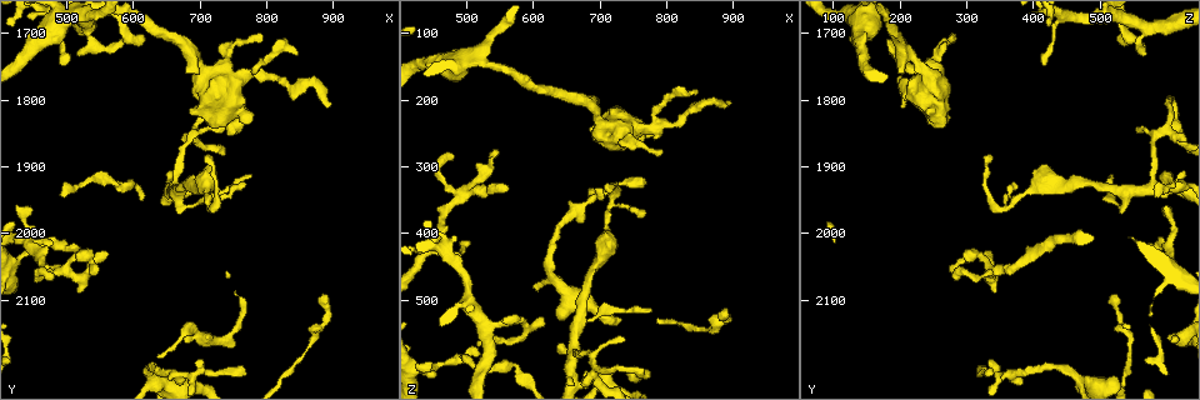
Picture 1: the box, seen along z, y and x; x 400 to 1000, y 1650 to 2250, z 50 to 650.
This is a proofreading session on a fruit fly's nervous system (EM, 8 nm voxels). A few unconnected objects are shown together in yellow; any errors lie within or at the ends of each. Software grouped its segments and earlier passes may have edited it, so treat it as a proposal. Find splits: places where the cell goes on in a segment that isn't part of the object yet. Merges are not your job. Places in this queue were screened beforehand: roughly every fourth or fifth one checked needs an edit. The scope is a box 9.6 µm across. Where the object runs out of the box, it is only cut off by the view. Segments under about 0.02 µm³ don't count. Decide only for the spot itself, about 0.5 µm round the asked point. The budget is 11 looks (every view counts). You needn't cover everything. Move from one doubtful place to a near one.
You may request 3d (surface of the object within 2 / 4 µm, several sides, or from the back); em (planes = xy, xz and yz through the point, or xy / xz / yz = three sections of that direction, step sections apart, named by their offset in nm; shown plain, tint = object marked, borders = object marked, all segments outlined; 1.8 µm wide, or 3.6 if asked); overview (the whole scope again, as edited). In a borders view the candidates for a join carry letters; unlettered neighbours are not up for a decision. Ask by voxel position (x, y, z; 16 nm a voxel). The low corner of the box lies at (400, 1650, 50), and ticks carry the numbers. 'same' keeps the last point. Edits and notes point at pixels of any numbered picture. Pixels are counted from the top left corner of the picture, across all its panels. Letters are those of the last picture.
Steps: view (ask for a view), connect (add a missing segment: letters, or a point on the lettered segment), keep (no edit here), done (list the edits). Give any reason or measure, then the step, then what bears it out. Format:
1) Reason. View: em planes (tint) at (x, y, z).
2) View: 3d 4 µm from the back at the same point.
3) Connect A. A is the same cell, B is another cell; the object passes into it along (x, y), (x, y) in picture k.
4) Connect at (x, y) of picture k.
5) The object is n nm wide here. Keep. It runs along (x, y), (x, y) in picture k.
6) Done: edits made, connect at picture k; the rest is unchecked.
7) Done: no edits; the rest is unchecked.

Thin end. View: 3d 2 µm at (445, 1960, 590).

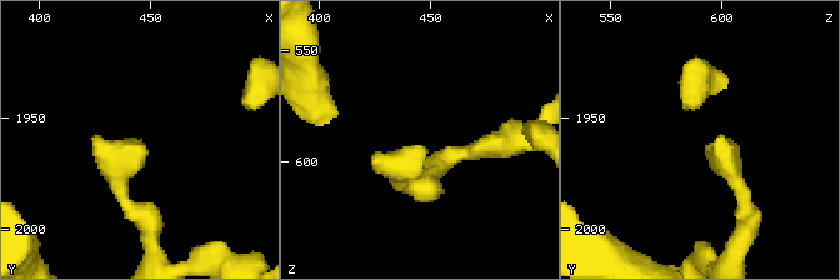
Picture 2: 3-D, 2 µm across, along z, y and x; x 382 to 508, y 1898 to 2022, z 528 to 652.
View: em planes (plain) at (444, 1963, 592).

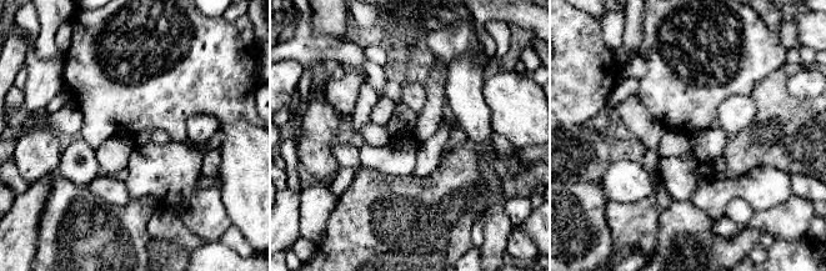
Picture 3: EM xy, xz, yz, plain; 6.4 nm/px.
What lies round it. View: em planes (borders) at the same point.

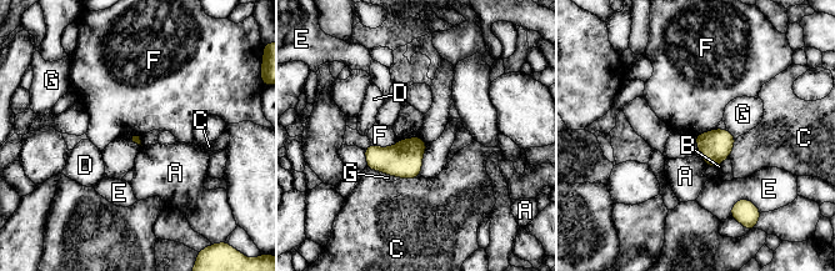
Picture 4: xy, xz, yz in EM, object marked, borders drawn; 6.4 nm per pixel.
Keep. A, B, C, D, E, F and G are other cells; a border runs along (400, 140), (389, 146), (371, 145) in picture 4; none of them fits.

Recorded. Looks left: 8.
Branch stops here. View: em xy step 16 (borders) at (680, 2165, 605).

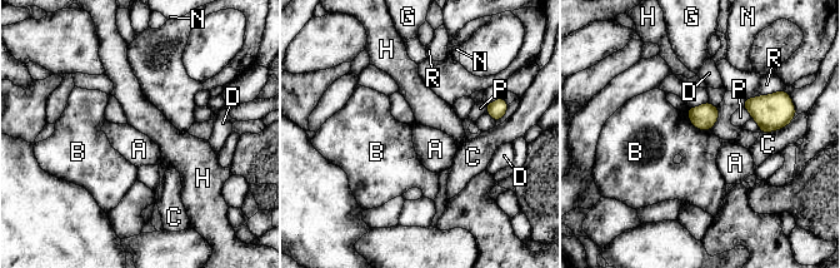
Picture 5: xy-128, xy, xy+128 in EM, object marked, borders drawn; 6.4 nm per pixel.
View: em planes (borders) at the same point.

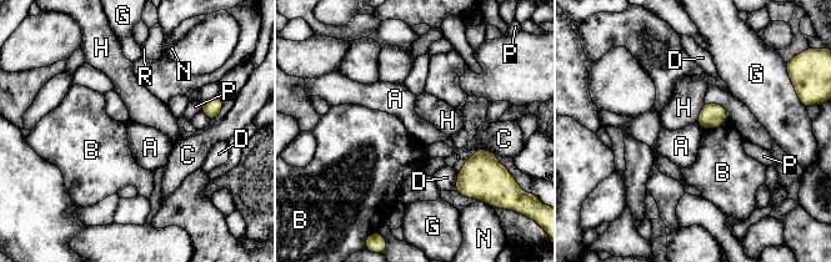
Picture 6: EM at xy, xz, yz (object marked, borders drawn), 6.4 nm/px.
Keep. A, B, C, D, G, H, N, P and R are other cells; a border runs along (697, 122), (704, 129) in picture 6; none of them fits.

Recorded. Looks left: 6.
Thin end. View: em xz step 8 (borders) at (770, 2205, 320).

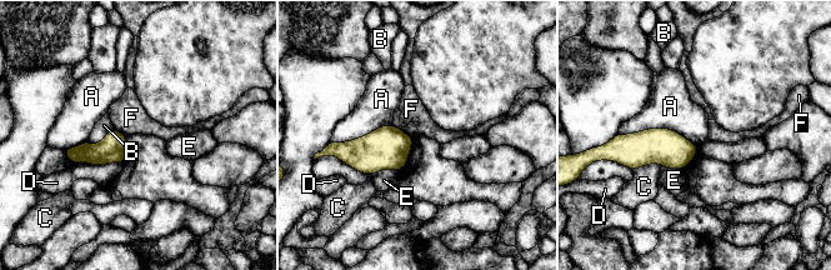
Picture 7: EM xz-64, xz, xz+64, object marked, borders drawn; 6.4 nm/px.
Keep. A, B, C, D, E and F are other cells; a border runs along (617, 133), (671, 129), (696, 146) in picture 7; no lettered segment goes on from it.

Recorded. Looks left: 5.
View: 3d 2 µm at (775, 1910, 520).

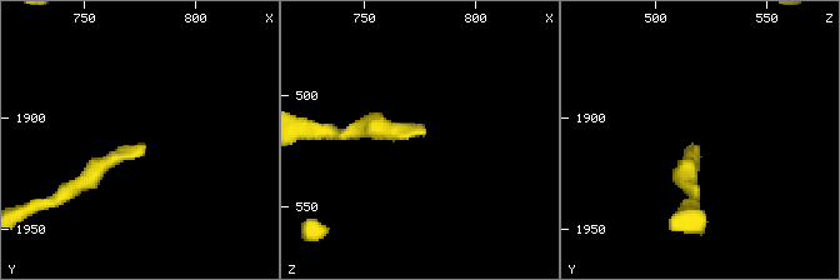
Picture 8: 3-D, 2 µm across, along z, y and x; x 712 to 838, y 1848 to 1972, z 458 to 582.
Now the EM. View: em planes (tint) at (777, 1913, 517).

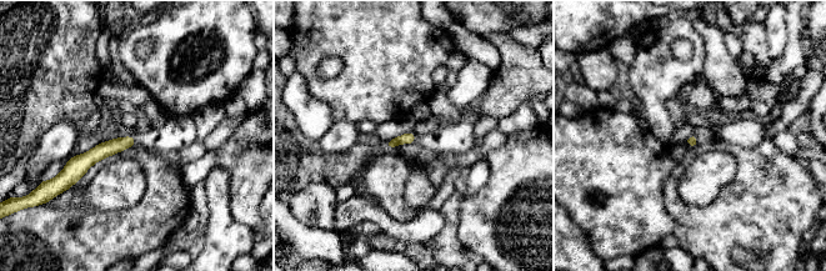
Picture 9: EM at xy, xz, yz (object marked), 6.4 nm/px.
See the neighbours. View: em planes (borders) at the same point.

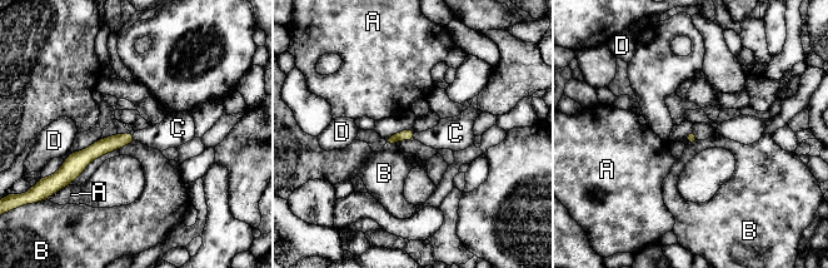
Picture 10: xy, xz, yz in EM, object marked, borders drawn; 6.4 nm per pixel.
Connect C. C is the same cell, A, B and D are other cells; the object passes into it along (104, 145), (133, 137), (170, 133) in picture 10; it goes on there.

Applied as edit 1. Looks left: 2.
Done: edits made, connect at picture 10; the rest is unchecked.

